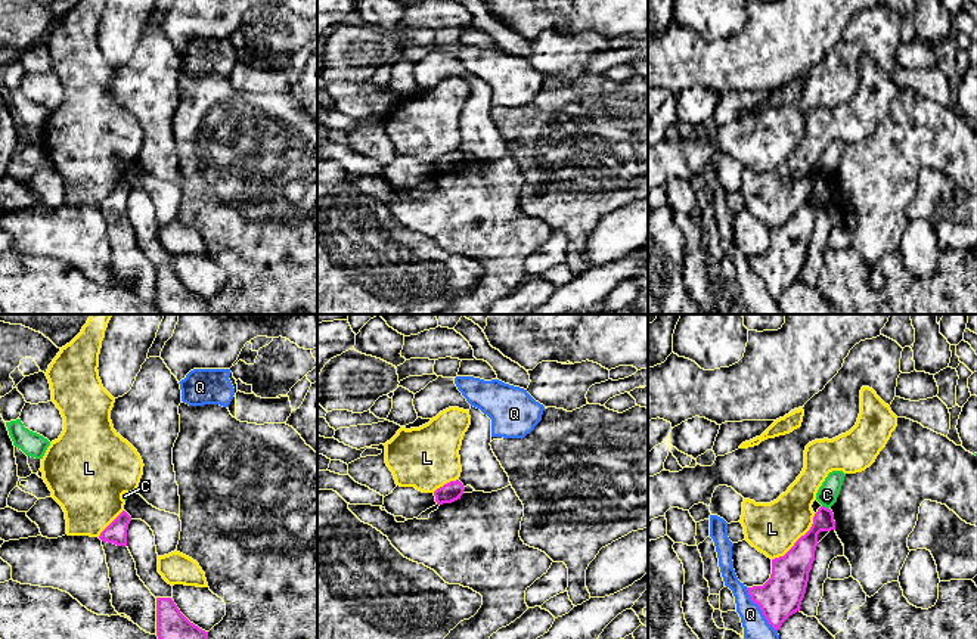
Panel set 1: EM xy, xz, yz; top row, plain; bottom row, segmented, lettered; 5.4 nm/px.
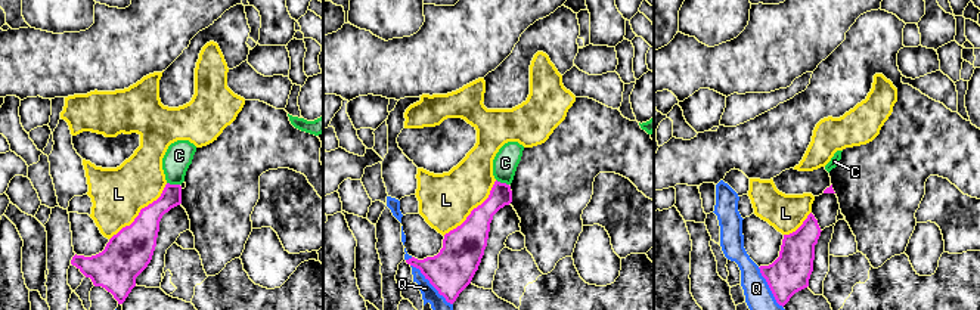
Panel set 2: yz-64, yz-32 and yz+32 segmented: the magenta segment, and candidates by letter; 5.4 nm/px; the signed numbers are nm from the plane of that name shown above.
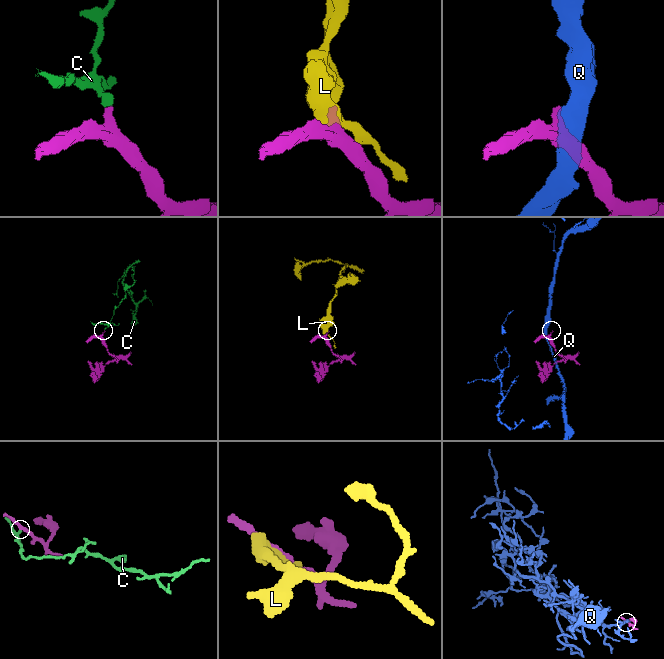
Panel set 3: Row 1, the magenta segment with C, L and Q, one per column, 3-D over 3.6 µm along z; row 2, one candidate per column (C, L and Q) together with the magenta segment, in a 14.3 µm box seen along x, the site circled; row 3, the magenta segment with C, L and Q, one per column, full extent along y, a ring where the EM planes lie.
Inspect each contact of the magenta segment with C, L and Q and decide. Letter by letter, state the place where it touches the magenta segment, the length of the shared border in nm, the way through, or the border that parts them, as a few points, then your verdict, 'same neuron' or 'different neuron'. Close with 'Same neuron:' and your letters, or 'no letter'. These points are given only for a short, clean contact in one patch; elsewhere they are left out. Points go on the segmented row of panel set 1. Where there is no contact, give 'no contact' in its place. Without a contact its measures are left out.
C: contact yz (824, 506); length 50 nm; border yz (822, 505), (828, 509); different neuron
L: contact yz (797, 540); length 340 nm; different neuron
Q: contact yz (760, 608); length 300 nm; different neuron
Same neuron: no letter

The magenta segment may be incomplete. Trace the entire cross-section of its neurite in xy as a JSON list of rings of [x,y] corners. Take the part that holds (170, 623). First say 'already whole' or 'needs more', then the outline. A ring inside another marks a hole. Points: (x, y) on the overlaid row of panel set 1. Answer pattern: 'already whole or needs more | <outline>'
already whole | [[[156,598],[158,639],[208,639],[208,632],[190,623],[171,598]]]

